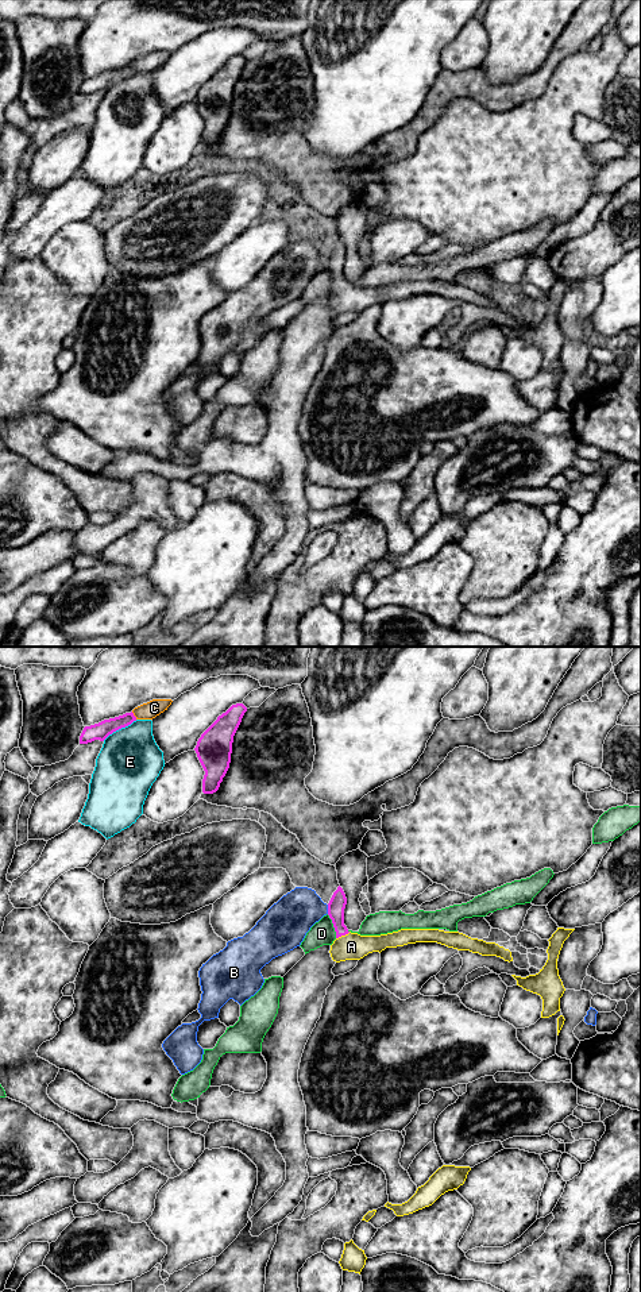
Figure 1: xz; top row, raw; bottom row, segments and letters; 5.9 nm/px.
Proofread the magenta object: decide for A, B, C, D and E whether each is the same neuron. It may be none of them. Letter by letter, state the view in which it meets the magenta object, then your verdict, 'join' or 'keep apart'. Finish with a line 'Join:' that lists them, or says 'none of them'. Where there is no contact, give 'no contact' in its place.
A: meets magenta in xz; join
B: meets magenta in xz; keep apart
C: meets magenta in xz; keep apart
D: meets magenta in xz; keep apart
E: meets magenta in xz; keep apart
Join: A

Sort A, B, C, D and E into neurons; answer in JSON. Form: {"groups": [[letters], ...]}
{"groups": [["A"], ["B"], ["C"], ["D"], ["E"]]}

